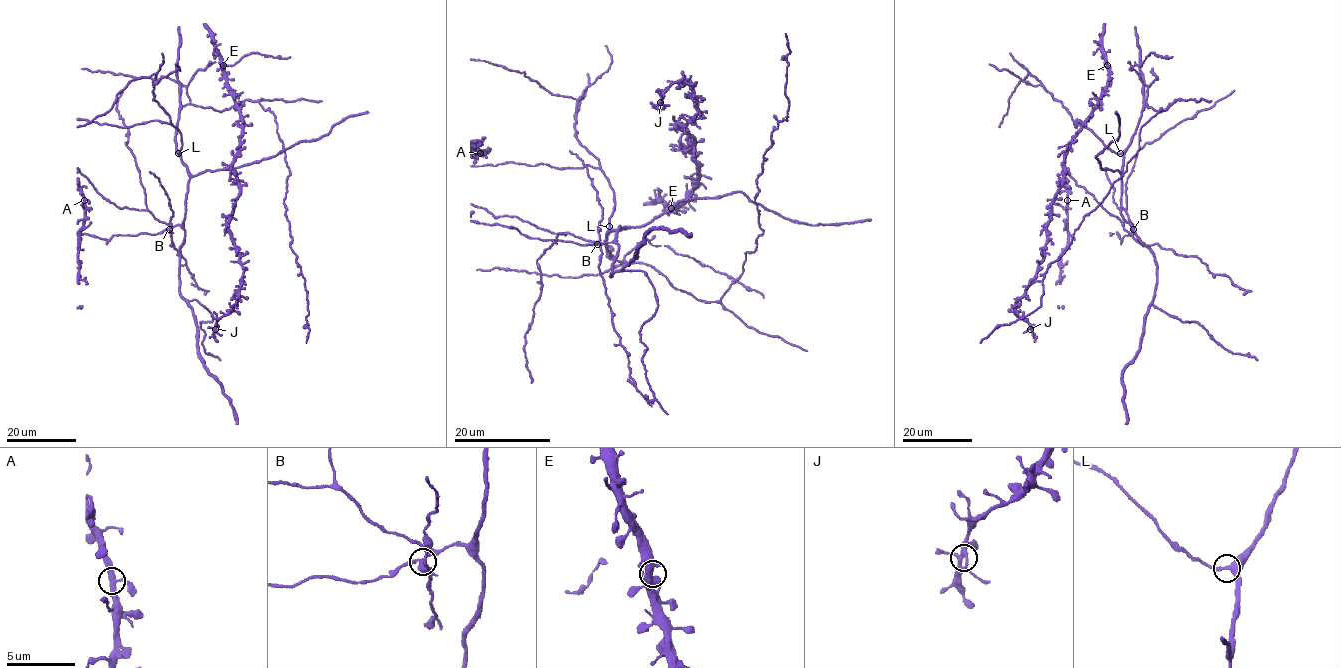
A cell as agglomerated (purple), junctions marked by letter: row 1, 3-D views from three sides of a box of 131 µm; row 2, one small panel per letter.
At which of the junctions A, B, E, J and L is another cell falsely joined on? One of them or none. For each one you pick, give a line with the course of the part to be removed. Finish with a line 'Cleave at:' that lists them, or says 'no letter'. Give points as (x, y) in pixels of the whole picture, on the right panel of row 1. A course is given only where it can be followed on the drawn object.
B: course (1134, 229), (1132, 236), (1140, 243), (1195, 256), (1211, 273), (1226, 275), (1247, 291), (1243, 294)
Cleave at: B

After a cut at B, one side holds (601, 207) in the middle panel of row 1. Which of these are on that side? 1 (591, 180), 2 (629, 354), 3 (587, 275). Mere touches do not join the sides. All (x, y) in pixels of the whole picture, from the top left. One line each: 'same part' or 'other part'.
1: same part
2: same part
3: other part

